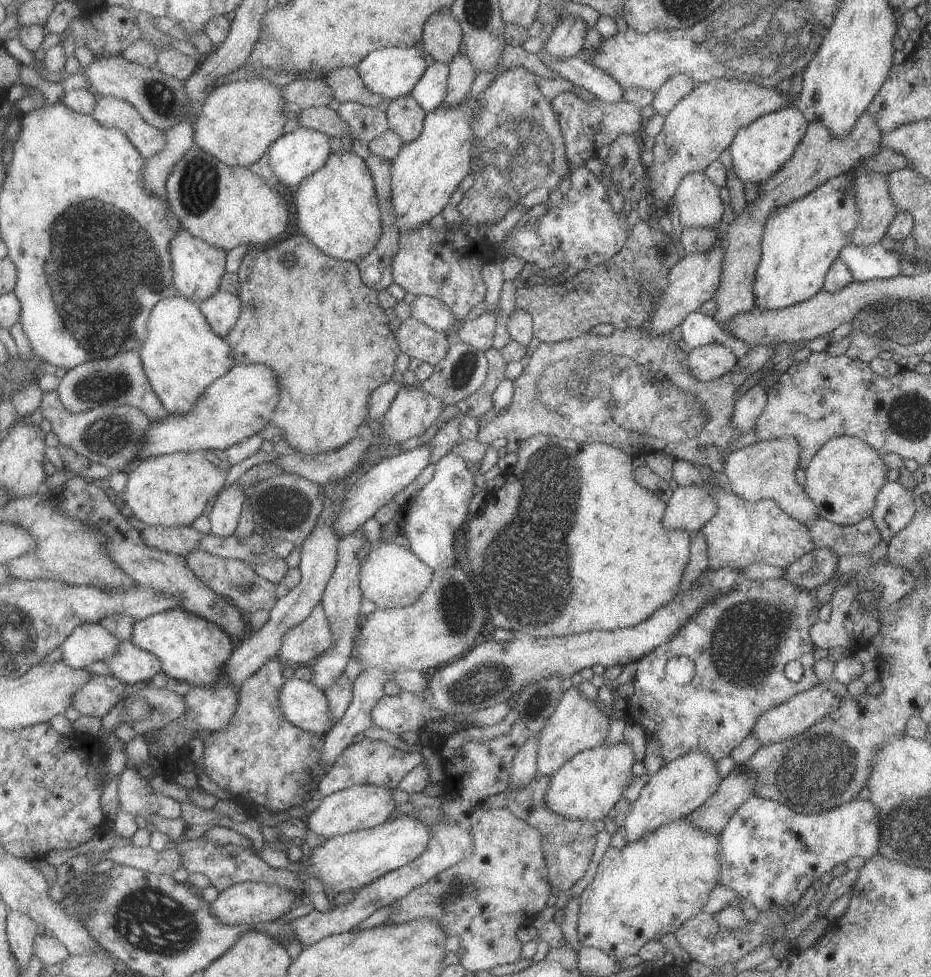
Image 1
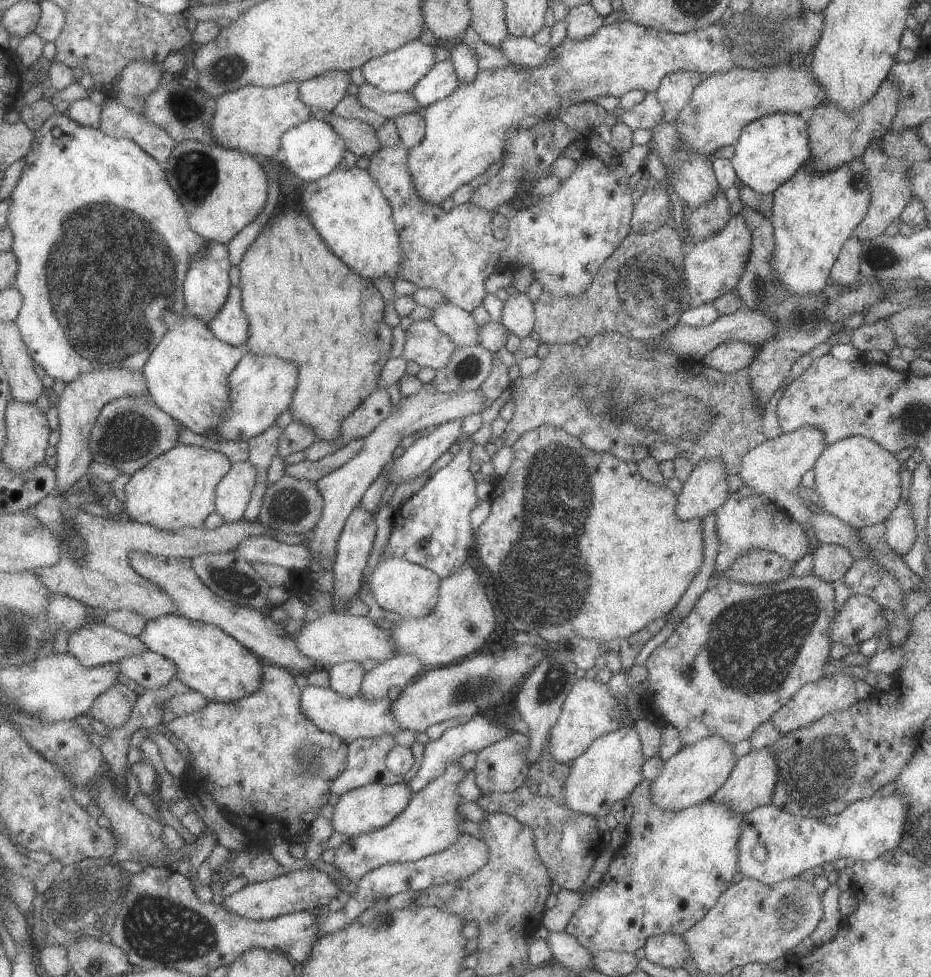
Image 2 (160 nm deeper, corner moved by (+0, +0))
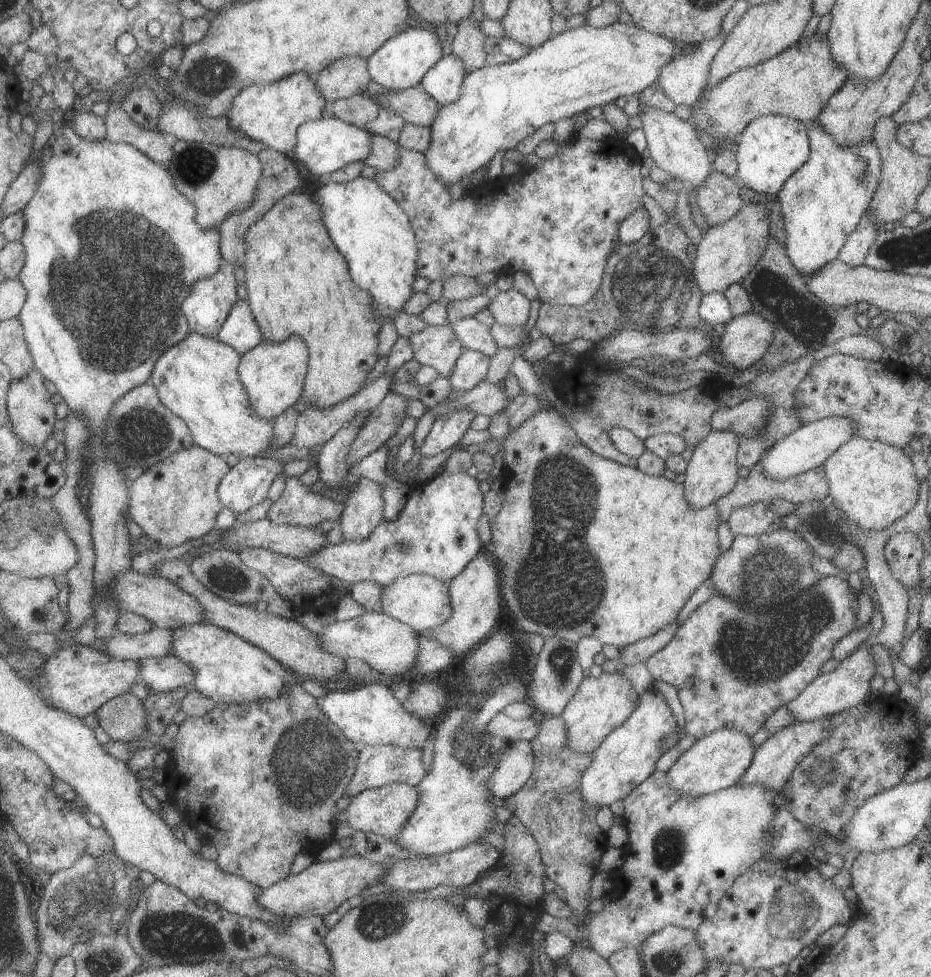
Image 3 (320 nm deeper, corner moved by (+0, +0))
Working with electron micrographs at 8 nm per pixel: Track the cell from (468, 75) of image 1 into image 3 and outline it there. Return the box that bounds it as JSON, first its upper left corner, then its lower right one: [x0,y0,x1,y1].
[447,16,487,73]

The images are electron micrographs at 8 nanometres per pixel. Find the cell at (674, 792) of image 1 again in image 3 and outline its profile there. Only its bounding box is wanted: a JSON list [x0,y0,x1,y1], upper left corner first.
[666,727,756,797]

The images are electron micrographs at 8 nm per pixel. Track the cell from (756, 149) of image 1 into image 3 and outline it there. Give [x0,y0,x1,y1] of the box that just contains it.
[735,115,810,195]

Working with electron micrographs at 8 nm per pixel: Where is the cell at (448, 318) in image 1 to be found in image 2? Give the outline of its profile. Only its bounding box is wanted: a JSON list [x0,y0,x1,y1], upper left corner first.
[431,302,481,347]

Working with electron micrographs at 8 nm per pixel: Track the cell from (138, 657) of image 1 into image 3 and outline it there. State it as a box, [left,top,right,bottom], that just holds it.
[140,655,195,692]

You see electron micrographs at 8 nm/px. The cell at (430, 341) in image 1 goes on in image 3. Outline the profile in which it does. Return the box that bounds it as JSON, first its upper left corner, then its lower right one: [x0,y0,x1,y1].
[409,324,466,378]

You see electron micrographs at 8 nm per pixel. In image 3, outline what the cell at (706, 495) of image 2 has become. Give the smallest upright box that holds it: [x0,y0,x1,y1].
[685,429,740,510]

